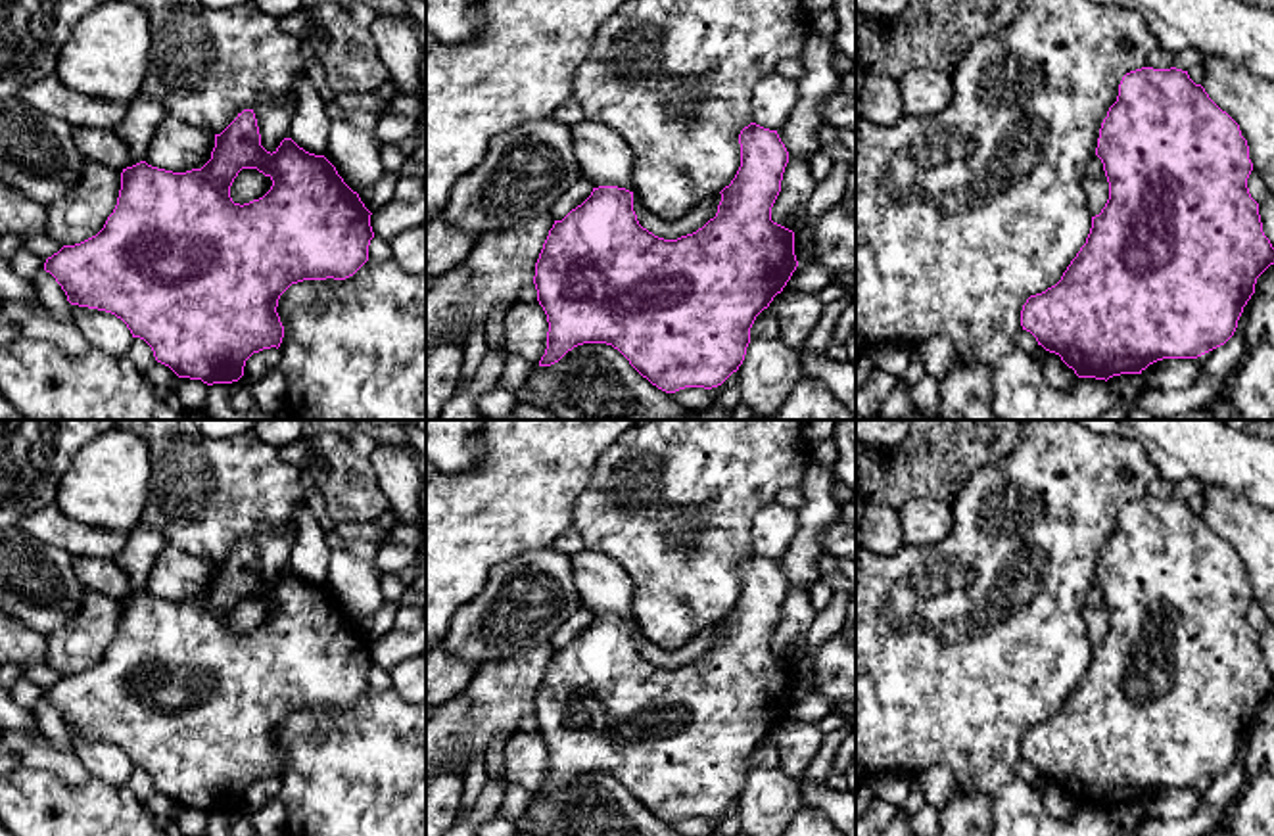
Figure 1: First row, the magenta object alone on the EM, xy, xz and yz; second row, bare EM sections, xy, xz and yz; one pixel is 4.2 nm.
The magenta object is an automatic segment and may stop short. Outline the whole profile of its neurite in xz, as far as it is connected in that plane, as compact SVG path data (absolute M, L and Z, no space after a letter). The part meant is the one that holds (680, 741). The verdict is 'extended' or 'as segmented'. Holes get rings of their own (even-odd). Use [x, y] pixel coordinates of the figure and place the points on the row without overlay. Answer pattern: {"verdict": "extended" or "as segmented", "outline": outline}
{"verdict": "as segmented", "outline": "M756 552L739 564L741 596L725 615L718 642L702 658L677 669L664 669L643 658L633 640L633 621L618 615L593 617L591 625L554 650L535 692L537 731L549 752L547 778L539 796L558 792L583 773L606 773L666 823L685 817L721 815L744 790L756 746L783 721L798 696L794 662L771 650L771 637L781 621L789 581L777 560Z"}

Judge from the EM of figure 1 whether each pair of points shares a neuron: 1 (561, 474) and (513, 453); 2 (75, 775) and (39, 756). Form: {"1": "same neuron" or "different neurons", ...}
{"1": "same neuron", "2": "same neuron"}

